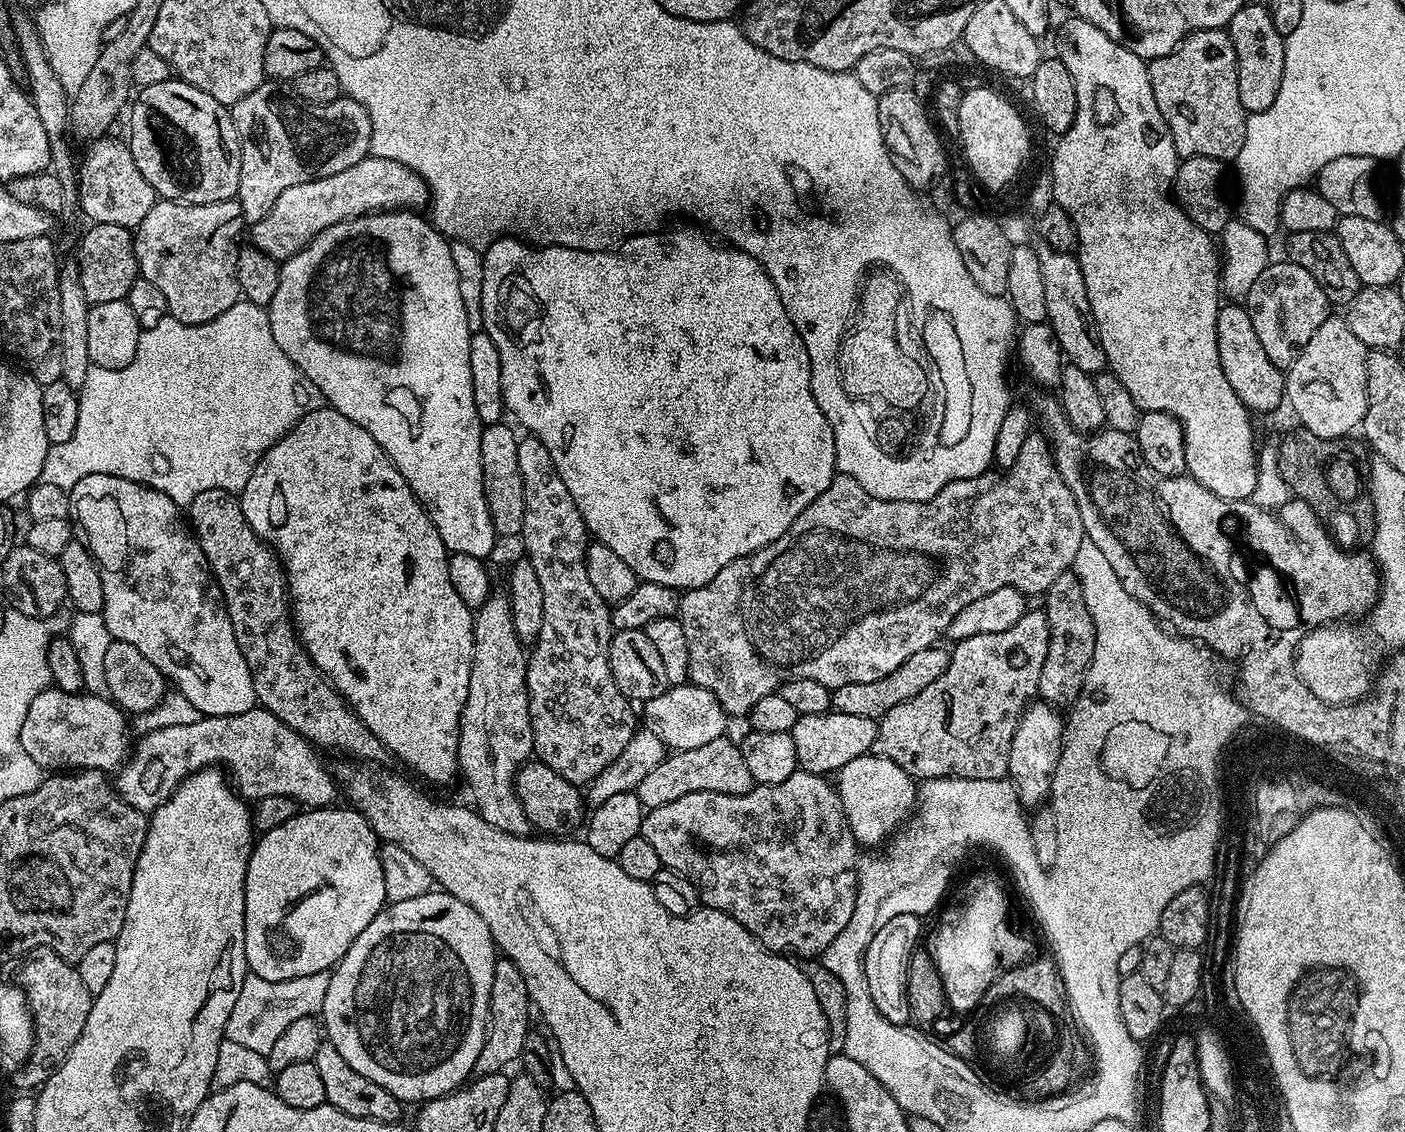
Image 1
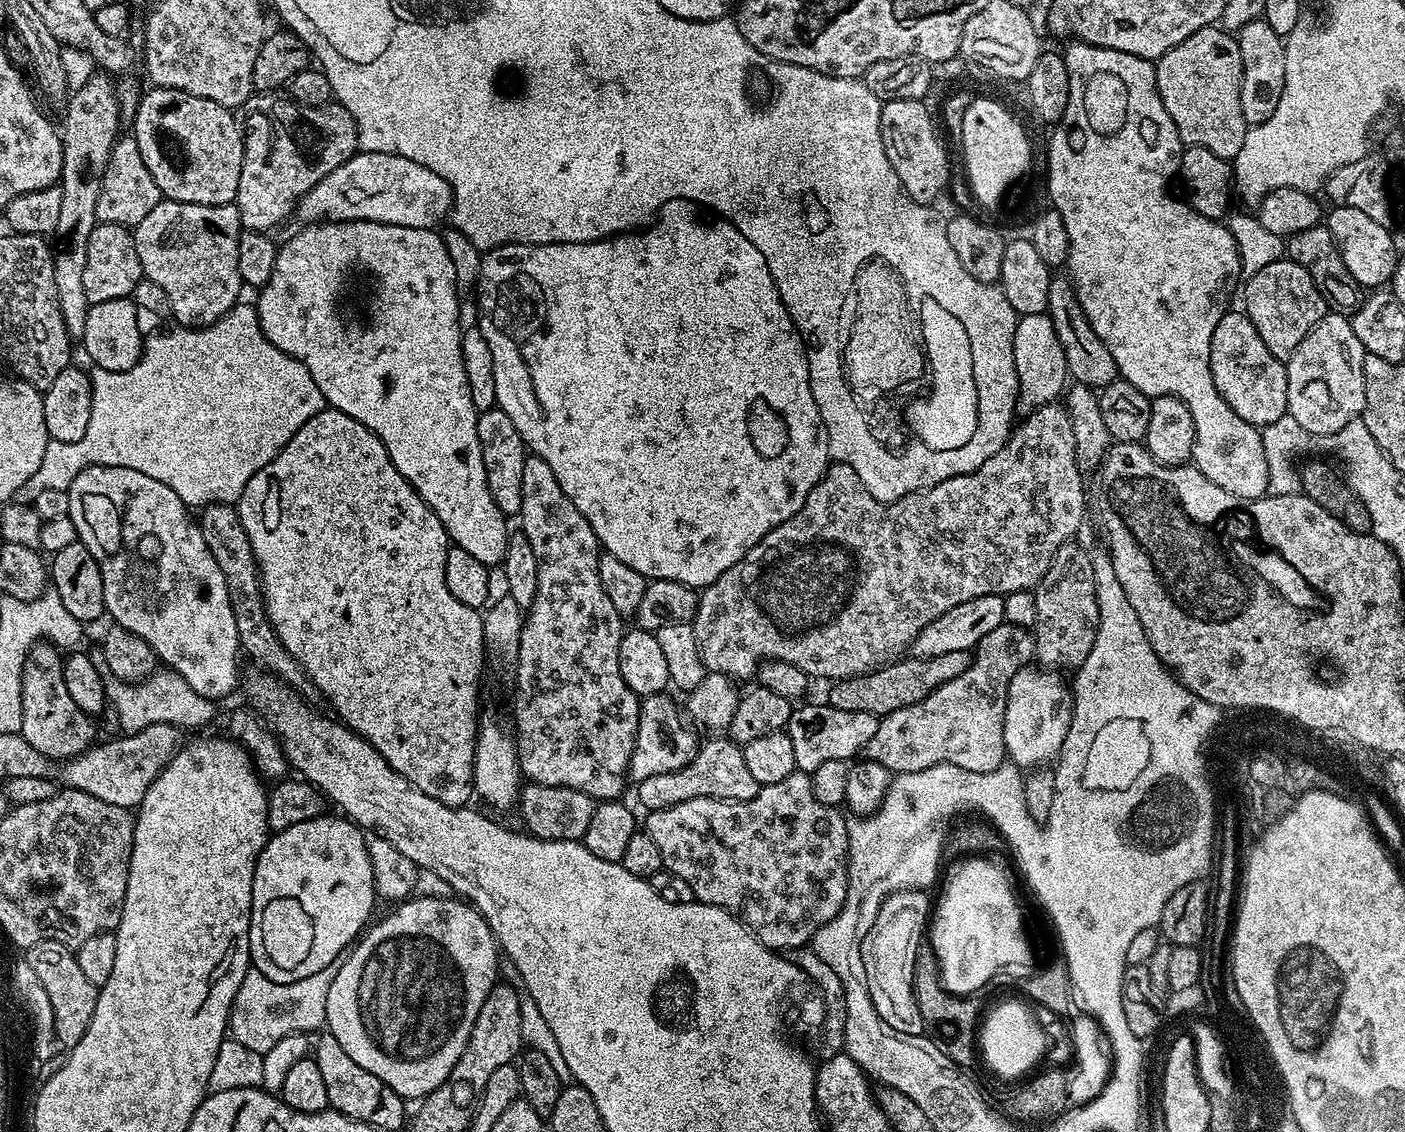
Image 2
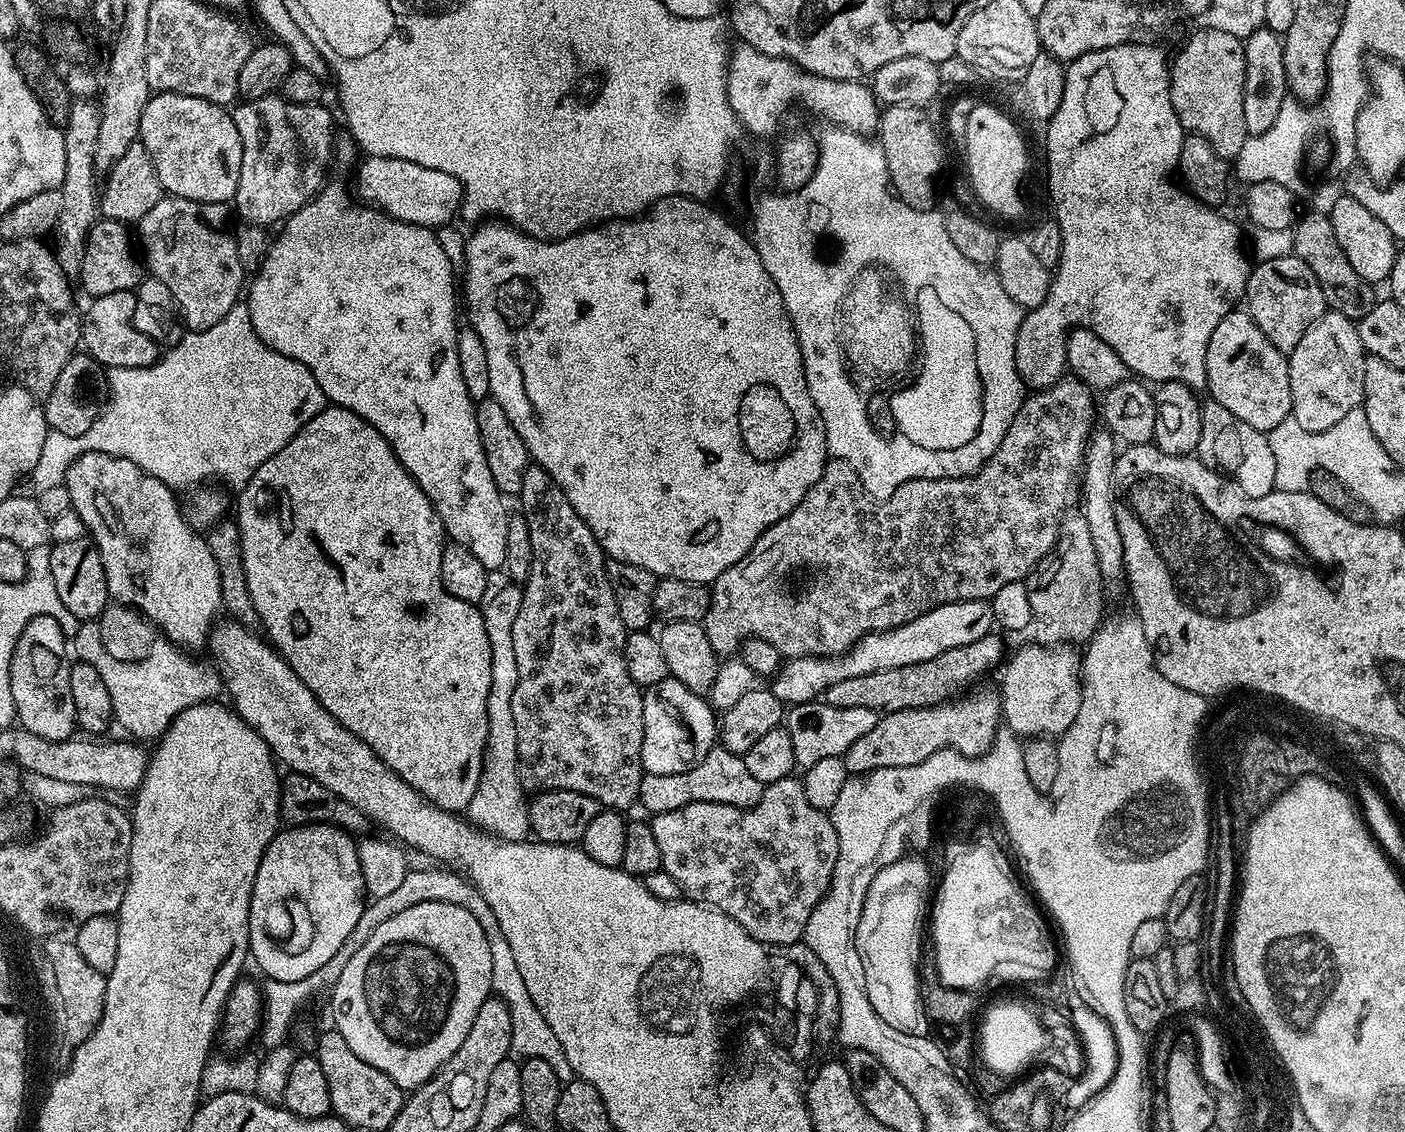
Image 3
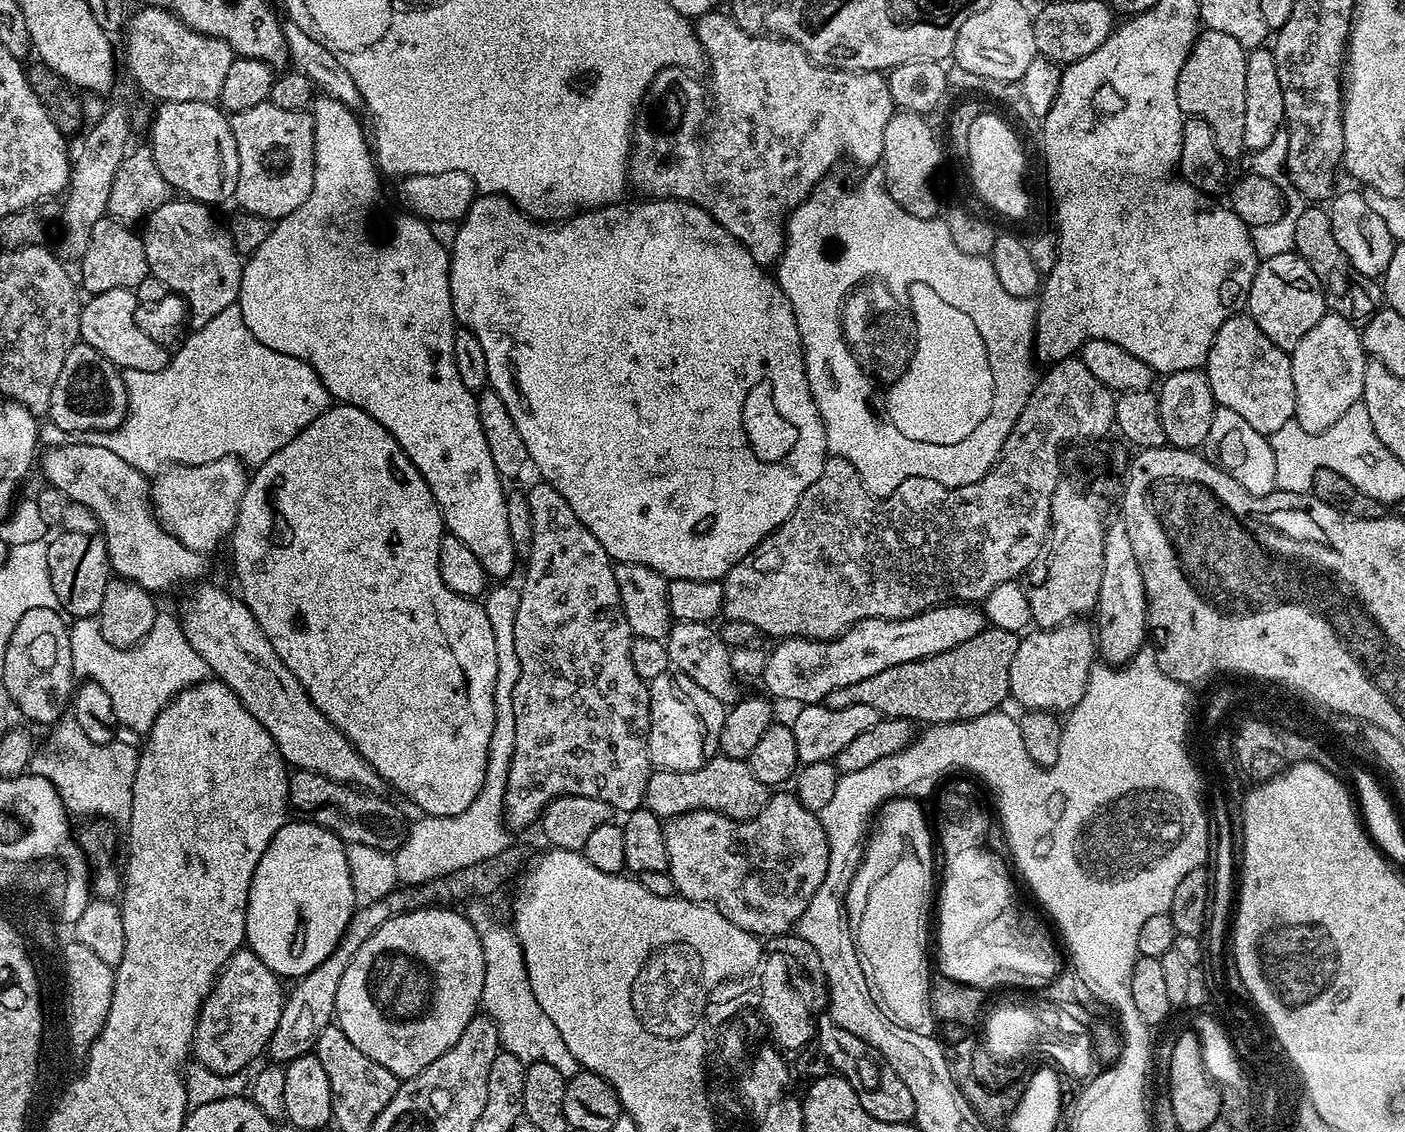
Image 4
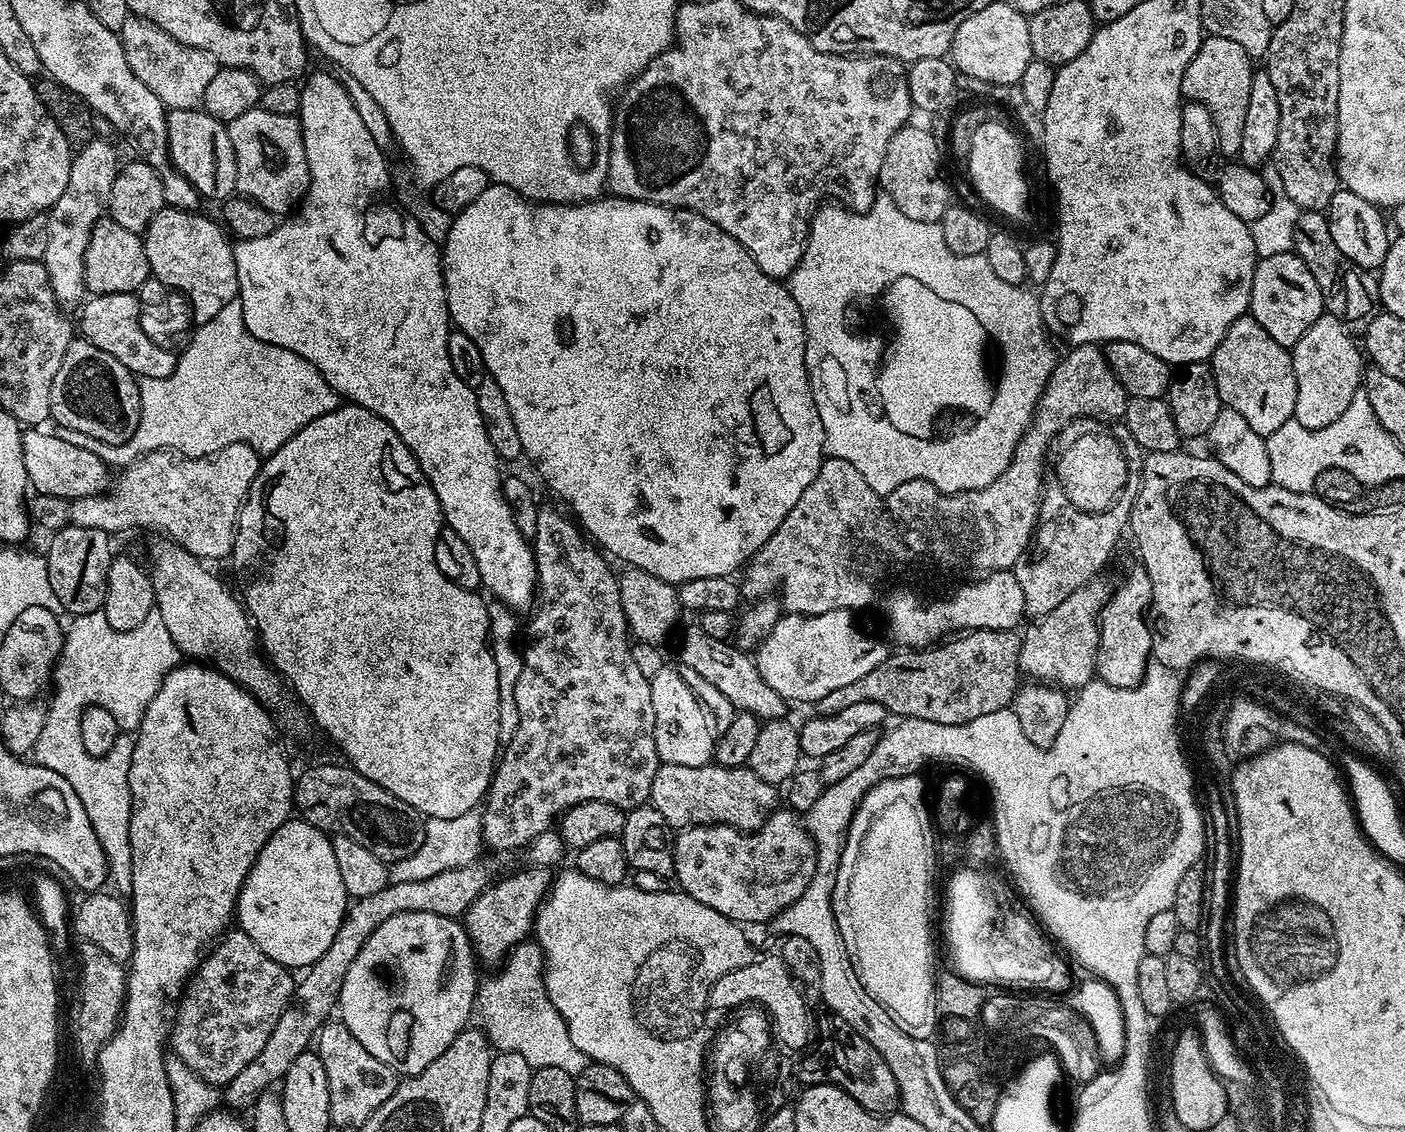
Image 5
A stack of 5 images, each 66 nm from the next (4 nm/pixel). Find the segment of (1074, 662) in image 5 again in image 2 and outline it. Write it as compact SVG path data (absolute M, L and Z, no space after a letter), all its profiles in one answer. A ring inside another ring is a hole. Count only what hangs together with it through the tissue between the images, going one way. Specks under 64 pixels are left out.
M1029 666L1014 674L1010 682L1004 719L1004 750L1007 759L1021 770L1051 765L1059 757L1062 742L1066 742L1074 696L1060 676L1063 675L1056 670Z

